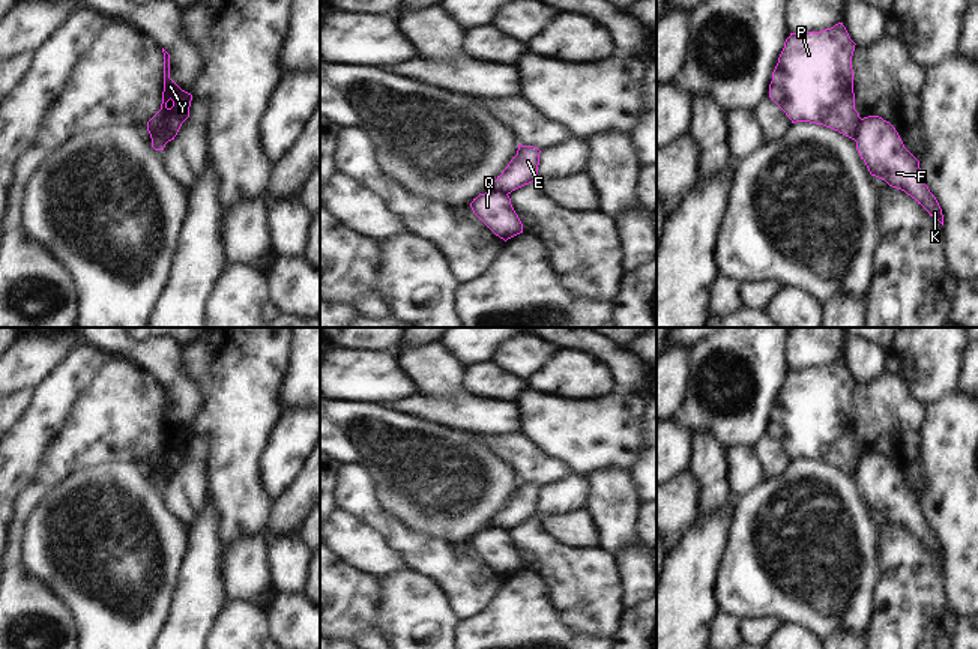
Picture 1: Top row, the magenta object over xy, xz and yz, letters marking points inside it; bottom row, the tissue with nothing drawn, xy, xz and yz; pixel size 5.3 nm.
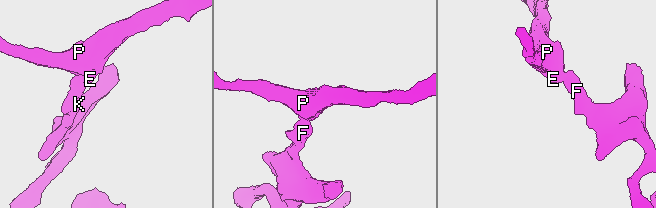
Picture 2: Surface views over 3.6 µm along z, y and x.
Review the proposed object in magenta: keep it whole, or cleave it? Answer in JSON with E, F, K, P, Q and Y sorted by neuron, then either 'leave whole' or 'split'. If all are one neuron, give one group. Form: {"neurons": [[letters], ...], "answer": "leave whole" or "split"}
{"neurons": [["E", "P", "Y"], ["F", "K", "Q"]], "answer": "split"}

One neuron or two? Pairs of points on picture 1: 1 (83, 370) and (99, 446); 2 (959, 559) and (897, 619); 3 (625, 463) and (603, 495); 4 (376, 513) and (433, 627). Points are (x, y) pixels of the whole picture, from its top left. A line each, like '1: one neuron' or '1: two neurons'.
1: two neurons
2: two neurons
3: two neurons
4: two neurons

